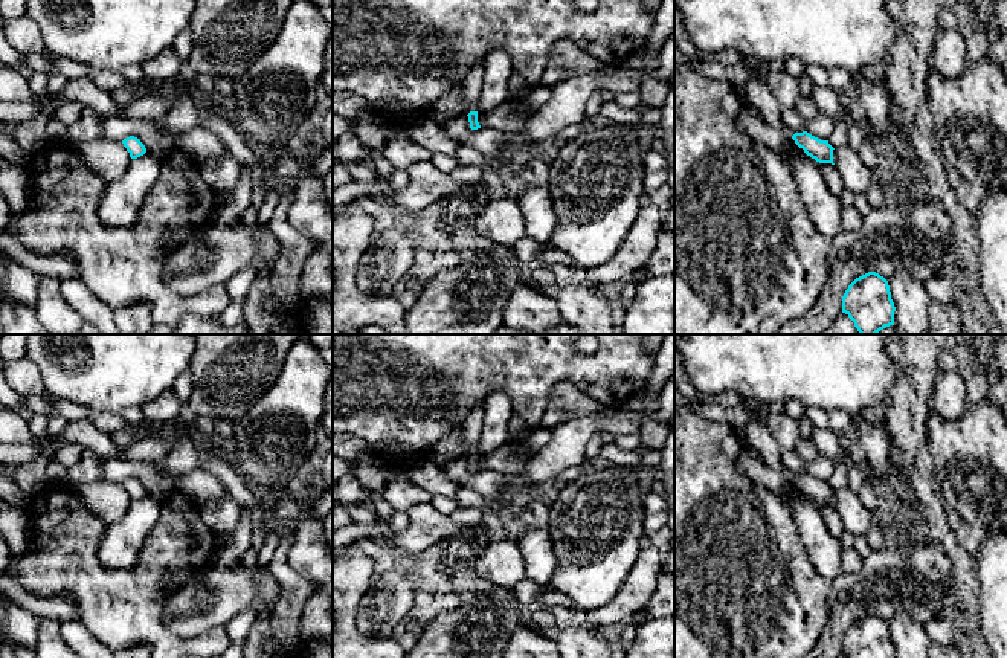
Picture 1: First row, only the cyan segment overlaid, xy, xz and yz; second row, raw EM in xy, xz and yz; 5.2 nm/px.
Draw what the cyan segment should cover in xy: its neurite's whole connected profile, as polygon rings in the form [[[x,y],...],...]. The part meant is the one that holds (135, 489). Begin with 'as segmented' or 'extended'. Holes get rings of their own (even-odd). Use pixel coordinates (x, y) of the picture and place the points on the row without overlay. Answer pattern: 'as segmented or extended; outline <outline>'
as segmented; outline [[[134,478],[124,481],[122,485],[127,490],[127,493],[130,495],[131,501],[137,501],[146,495],[145,487]]]

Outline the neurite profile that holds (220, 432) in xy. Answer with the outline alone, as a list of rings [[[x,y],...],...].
[[[214,420],[204,424],[206,435],[212,446],[223,446],[233,441],[235,429],[233,421]]]

